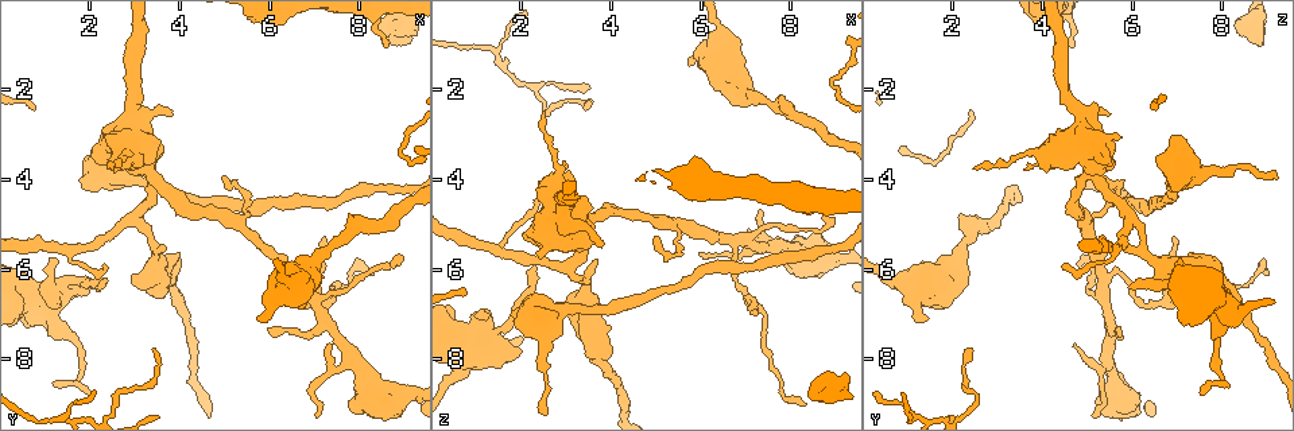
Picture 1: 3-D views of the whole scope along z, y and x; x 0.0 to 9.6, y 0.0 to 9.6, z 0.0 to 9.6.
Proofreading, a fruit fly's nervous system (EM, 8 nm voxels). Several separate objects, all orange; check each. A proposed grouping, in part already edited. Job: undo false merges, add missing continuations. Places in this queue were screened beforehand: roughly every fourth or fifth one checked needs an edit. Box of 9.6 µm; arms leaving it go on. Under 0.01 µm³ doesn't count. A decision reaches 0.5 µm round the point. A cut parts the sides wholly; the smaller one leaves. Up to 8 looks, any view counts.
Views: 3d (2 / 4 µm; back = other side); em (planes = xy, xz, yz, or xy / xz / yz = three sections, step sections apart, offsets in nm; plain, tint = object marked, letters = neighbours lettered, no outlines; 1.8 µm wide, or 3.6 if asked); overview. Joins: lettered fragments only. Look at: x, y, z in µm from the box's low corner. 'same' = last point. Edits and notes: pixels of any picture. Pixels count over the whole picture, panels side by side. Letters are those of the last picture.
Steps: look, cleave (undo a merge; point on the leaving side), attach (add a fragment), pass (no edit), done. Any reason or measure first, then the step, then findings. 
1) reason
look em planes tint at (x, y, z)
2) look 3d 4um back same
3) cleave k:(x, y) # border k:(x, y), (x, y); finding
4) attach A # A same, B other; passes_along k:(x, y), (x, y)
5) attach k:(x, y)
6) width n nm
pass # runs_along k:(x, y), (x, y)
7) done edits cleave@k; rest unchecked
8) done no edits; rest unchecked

look 3d 4um at (1.25, 5.75, 7.15)

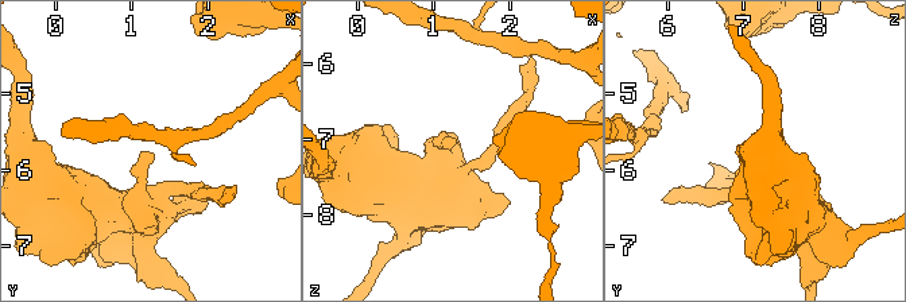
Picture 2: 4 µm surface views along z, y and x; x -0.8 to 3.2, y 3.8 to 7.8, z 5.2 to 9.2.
look em xz step 16 tint at (1.20, 5.70, 7.10)

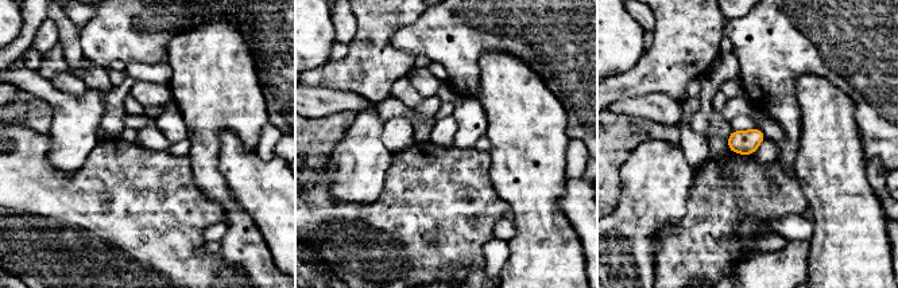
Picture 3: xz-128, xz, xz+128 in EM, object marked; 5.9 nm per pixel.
look em planes letters same

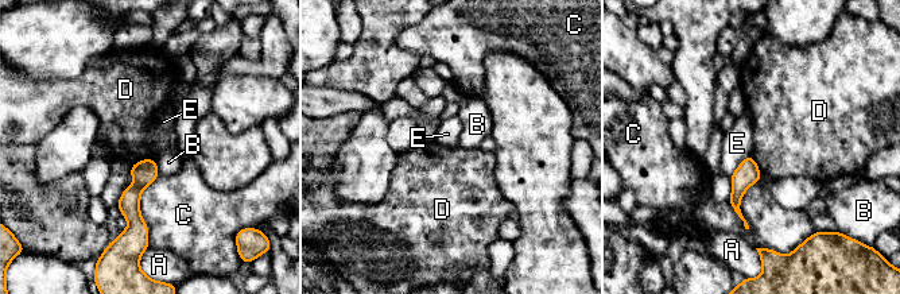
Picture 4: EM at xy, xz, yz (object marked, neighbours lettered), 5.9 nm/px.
longest_contact C 300 nm
pass # A other, B other, C other, D other, E other; border 4:(154, 158), (139, 159), (132, 166); no lettered fragment goes on from it

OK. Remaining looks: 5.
tapers out
look em xy step 8 plain at (2.35, 6.45, 5.95)

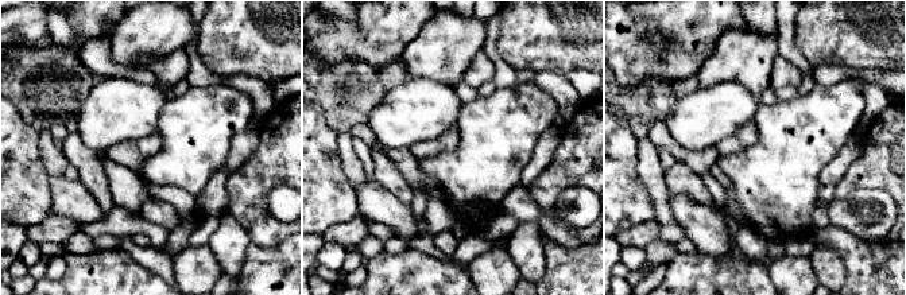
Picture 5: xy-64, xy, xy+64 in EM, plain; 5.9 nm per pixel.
what lies round it
look em xy step 8 letters same

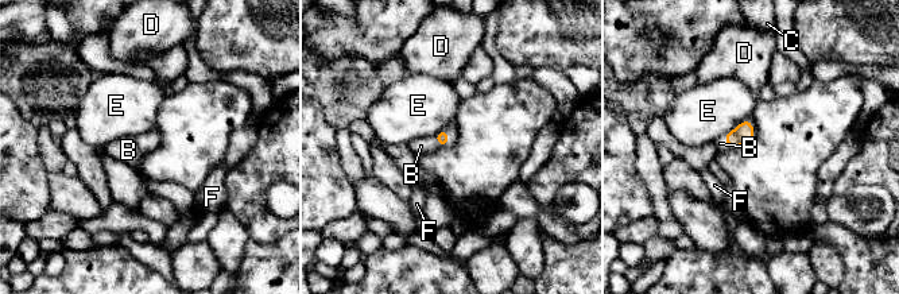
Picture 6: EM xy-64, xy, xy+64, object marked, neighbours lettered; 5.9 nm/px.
attach 6:(720, 143) # B same, C other, D other, E other, F other; passes_along 6:(744, 132), (725, 140), (720, 143); the neuron continues

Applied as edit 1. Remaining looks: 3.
redraw
look overview

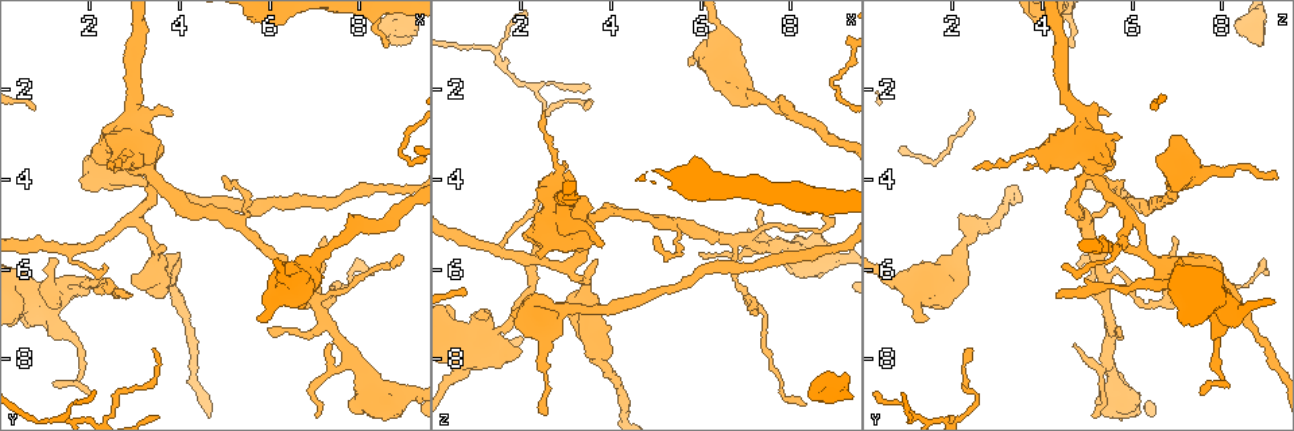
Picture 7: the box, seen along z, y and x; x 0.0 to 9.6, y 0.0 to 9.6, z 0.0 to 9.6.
look em xz step 4 letters at (8.55, 1.00, 8.80)

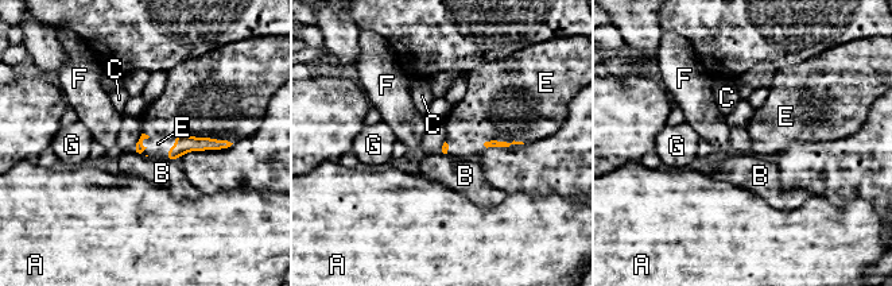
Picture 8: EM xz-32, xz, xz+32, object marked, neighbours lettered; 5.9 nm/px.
another direction
look em planes letters same

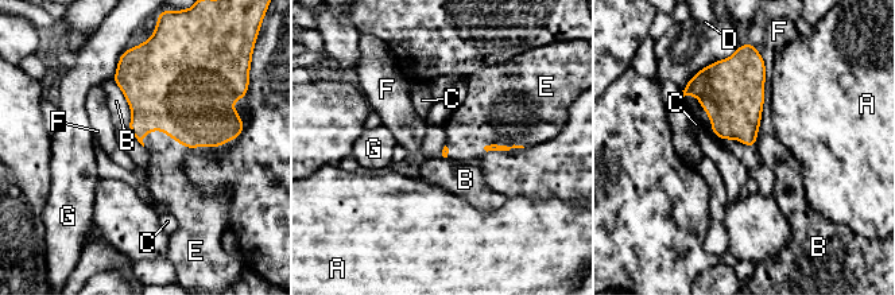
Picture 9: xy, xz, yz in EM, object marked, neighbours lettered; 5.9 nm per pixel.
longest_contact B 320 nm
attach 9:(166, 175) # A other, B other, C other, D other, E same, F other, G other; it goes on there

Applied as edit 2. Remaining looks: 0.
done edits attach@6, attach@9; rest unchecked

